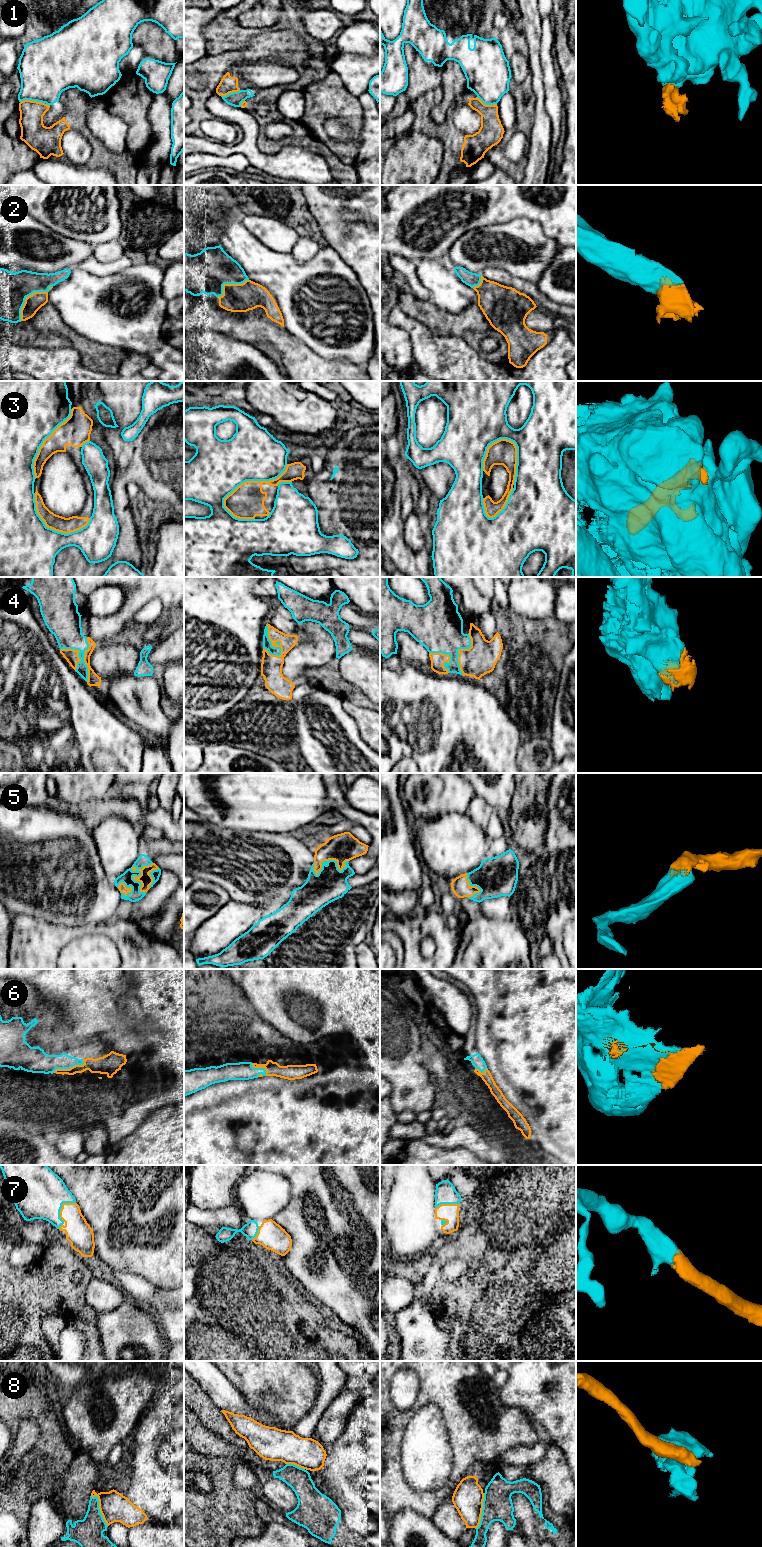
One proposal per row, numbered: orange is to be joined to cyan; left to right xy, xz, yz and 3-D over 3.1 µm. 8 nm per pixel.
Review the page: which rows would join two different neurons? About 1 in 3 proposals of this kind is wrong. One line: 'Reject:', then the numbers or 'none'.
Reject: 1, 3, 8

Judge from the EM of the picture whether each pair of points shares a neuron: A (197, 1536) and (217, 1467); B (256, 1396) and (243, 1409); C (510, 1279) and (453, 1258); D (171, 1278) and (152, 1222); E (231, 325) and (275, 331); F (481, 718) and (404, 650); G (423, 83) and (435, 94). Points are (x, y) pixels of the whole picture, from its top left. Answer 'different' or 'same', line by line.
A: same
B: different
C: same
D: same
E: same
F: different
G: different

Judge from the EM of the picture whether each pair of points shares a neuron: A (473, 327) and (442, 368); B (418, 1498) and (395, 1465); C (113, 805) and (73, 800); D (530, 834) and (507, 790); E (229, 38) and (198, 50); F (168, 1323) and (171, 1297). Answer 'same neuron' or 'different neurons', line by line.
A: different neurons
B: same neuron
C: different neurons
D: different neurons
E: different neurons
F: different neurons

